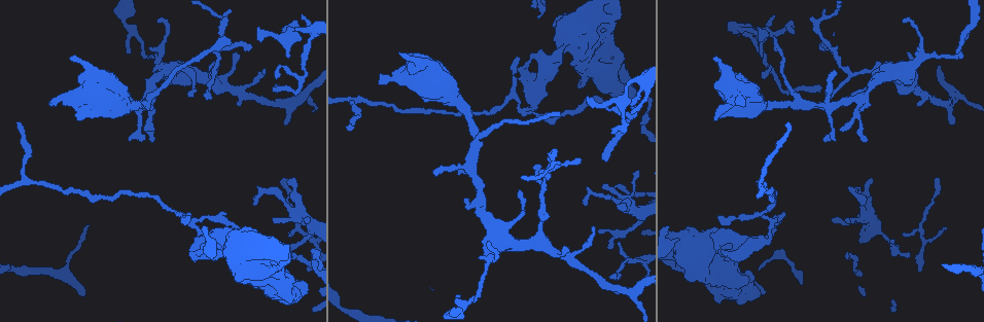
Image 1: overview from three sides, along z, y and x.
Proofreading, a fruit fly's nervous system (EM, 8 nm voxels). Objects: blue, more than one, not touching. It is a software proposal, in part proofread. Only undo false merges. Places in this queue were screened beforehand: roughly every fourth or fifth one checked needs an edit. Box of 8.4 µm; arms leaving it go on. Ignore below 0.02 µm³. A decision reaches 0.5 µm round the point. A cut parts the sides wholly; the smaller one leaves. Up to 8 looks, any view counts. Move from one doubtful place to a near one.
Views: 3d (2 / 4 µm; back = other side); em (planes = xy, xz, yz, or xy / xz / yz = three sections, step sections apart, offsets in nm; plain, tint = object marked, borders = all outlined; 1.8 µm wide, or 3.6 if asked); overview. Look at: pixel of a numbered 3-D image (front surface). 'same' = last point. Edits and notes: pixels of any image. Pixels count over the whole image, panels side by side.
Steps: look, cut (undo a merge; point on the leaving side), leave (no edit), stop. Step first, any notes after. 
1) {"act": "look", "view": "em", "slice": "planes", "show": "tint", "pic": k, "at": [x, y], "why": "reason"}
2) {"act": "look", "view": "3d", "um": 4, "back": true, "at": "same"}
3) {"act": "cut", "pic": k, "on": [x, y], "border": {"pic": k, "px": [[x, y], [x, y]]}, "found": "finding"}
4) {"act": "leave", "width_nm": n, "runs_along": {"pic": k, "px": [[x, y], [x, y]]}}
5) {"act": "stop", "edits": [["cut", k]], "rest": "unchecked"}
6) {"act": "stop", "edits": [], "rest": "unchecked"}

{"act": "look", "view": "em", "slice": "planes", "show": "tint", "pic": 1, "at": [859, 98]}

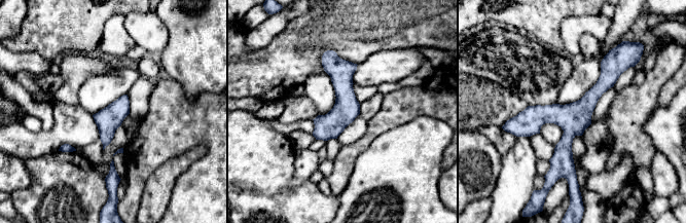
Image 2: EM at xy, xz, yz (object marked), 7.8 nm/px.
{"act": "leave", "runs_along": {"pic": 2, "px": [[606, 60], [606, 80], [573, 119], [568, 173]]}, "found": "continuous, no second neuron"}

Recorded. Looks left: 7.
{"act": "look", "view": "em", "slice": "xy", "step": 4, "show": "tint", "pic": 1, "at": [960, 56]}

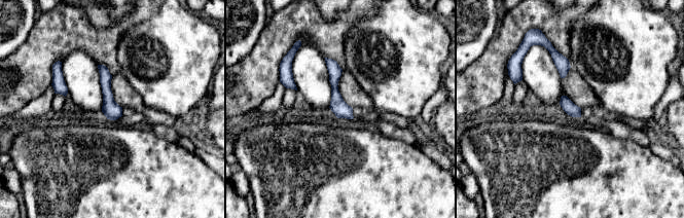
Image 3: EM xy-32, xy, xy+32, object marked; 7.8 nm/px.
{"act": "look", "view": "em", "slice": "planes", "show": "borders", "at": "same"}

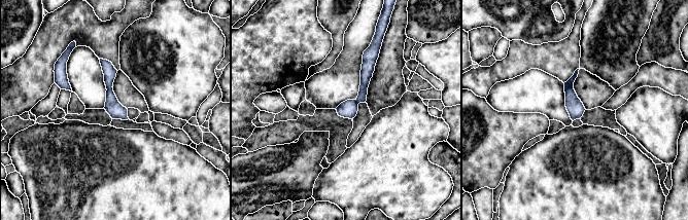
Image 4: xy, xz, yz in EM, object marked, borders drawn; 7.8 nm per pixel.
{"act": "cut", "pic": 4, "on": [348, 109], "border": {"pic": 4, "px": [[355, 100], [358, 103]]}, "found": "a second neuron is stuck on"}

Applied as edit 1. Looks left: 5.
{"act": "look", "view": "3d", "um": 4, "pic": 1, "at": [749, 244]}

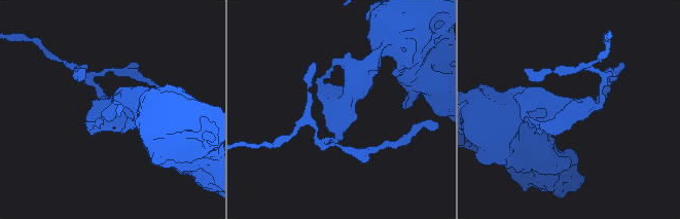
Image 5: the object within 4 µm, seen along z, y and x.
{"act": "look", "view": "em", "slice": "planes", "show": "tint", "pic": 5, "at": [571, 107], "why": "need the tissue"}

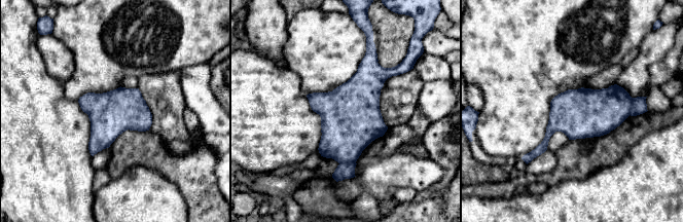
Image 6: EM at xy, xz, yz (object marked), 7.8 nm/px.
{"act": "cut", "pic": 6, "on": [639, 106], "border": {"pic": 6, "px": [[633, 98], [630, 114]]}, "found": "a second neuron is stuck on"}

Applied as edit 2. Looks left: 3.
{"act": "stop", "edits": [["cut", 4], ["cut", 6]], "rest": "unchecked"}

